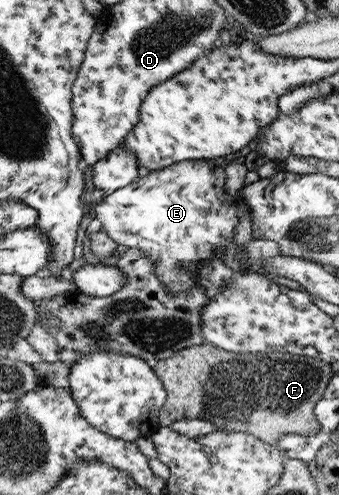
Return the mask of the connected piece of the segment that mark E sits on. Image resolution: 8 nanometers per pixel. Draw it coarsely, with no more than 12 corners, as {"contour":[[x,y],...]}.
{"contour":[[224,169],[151,171],[92,205],[171,293],[235,241]]}

